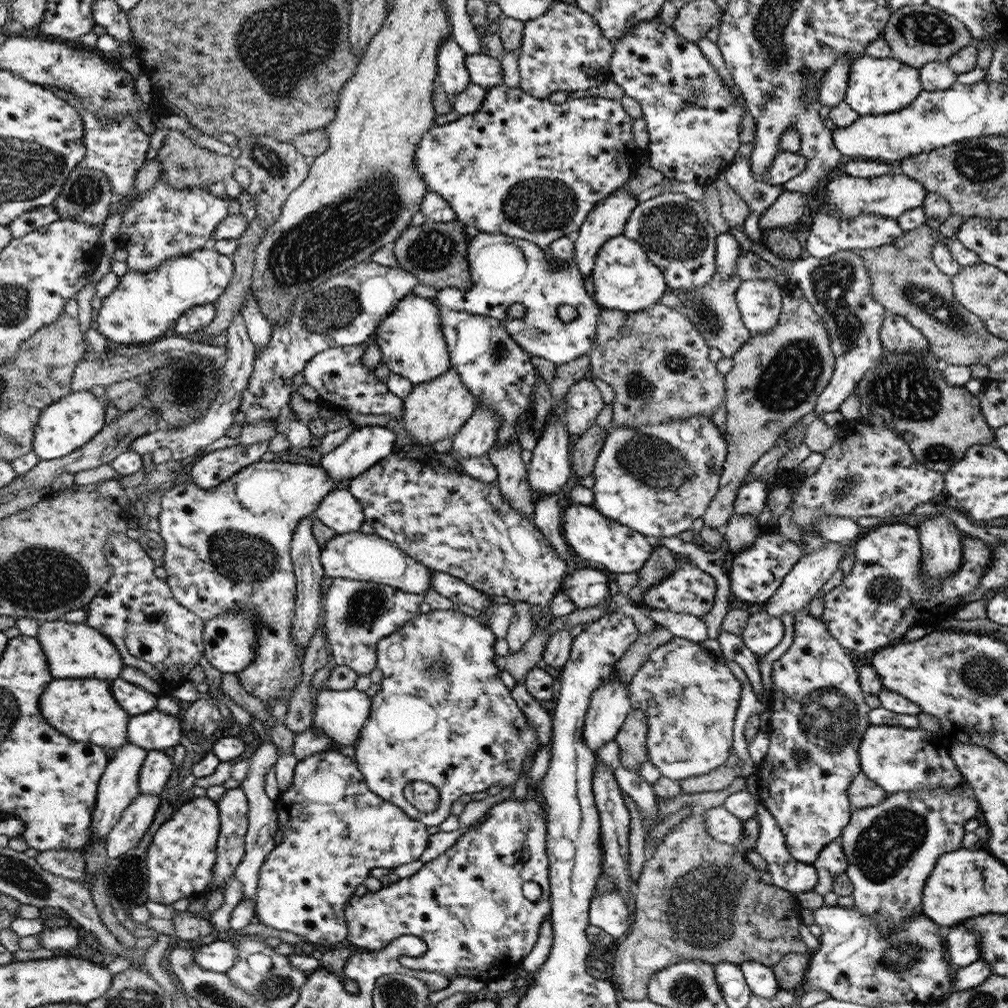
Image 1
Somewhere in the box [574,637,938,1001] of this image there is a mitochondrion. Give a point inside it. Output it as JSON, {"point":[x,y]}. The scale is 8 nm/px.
{"point":[701,905]}

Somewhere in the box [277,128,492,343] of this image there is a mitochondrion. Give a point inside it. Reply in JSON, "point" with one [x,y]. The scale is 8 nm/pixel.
{"point":[335,309]}

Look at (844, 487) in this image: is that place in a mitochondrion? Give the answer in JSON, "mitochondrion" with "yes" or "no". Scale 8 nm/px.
{"mitochondrion":"yes"}

